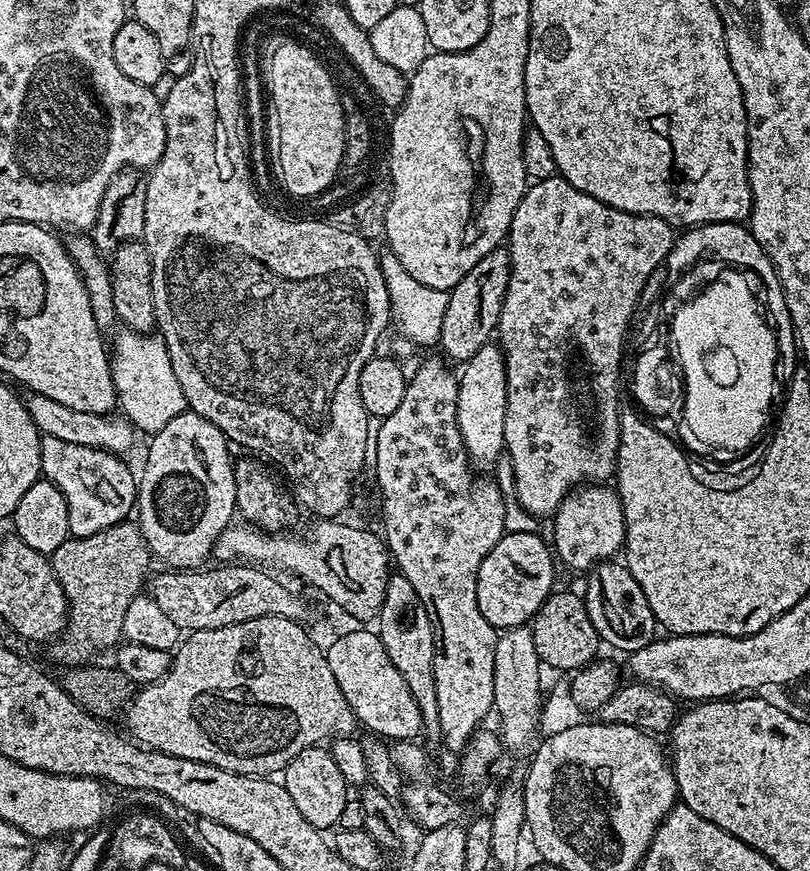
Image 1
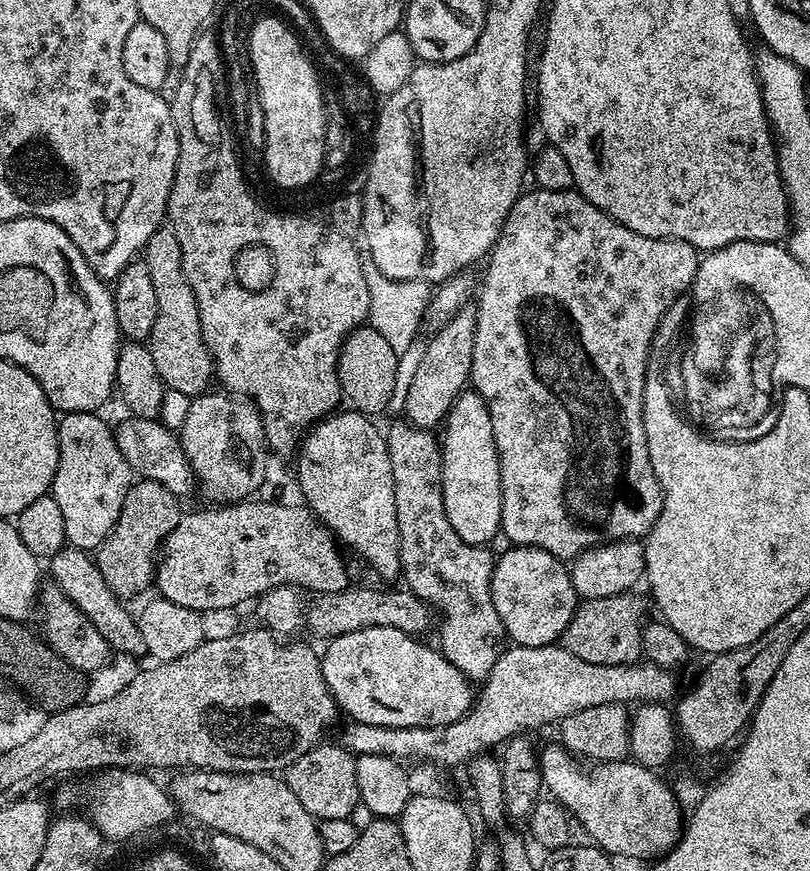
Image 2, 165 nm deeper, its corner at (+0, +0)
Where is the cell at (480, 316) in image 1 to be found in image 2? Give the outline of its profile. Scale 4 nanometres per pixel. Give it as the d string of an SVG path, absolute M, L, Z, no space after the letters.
M472 306L458 309L454 318L435 329L436 337L425 346L424 353L408 380L408 389L404 392L403 419L412 427L436 430L445 423L453 402L465 391L472 375L475 329L476 310Z

